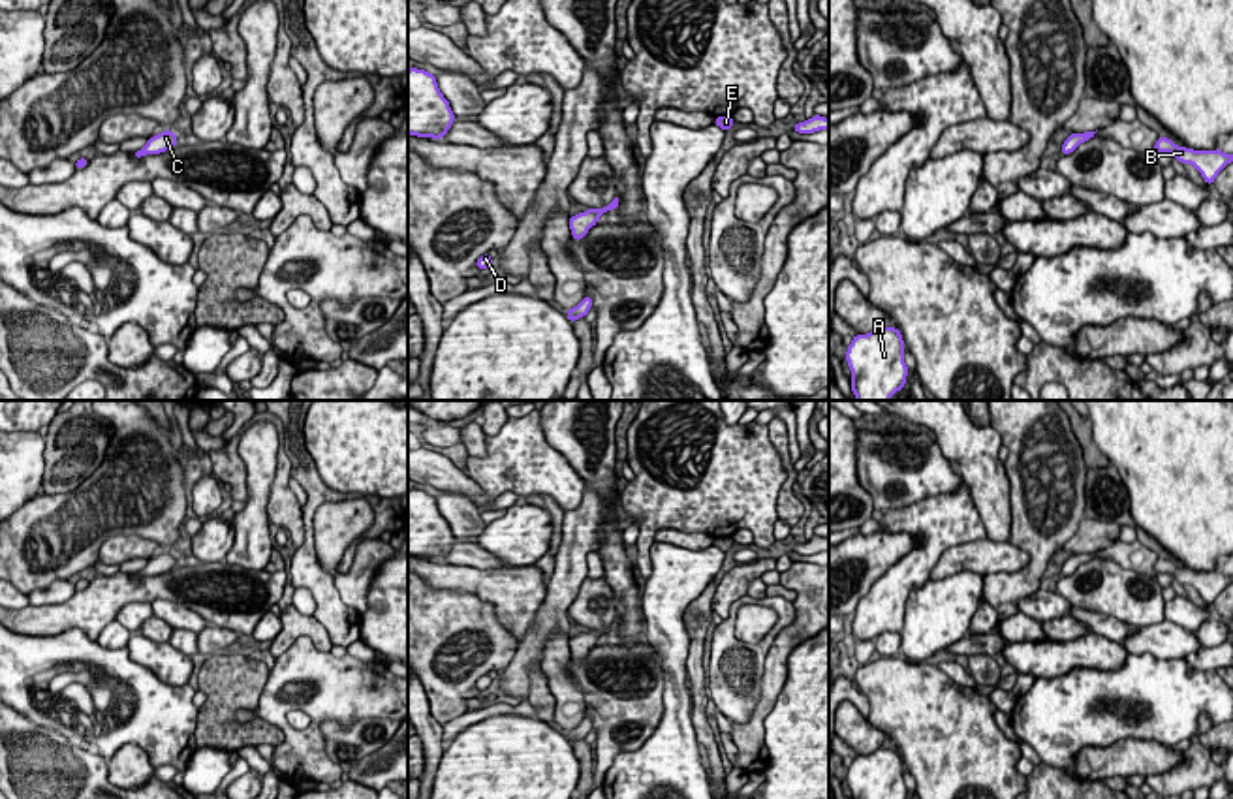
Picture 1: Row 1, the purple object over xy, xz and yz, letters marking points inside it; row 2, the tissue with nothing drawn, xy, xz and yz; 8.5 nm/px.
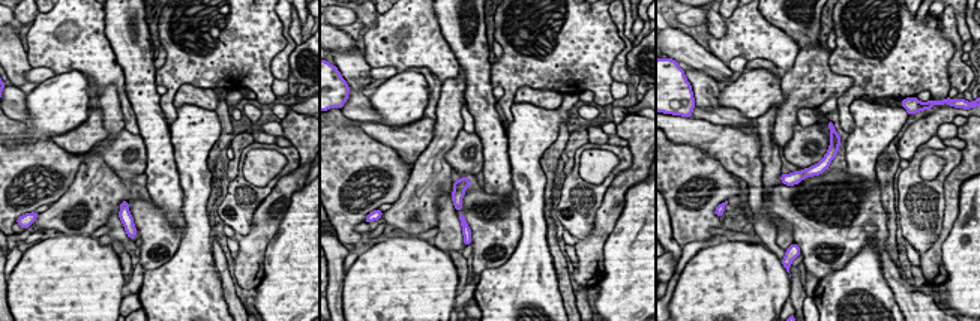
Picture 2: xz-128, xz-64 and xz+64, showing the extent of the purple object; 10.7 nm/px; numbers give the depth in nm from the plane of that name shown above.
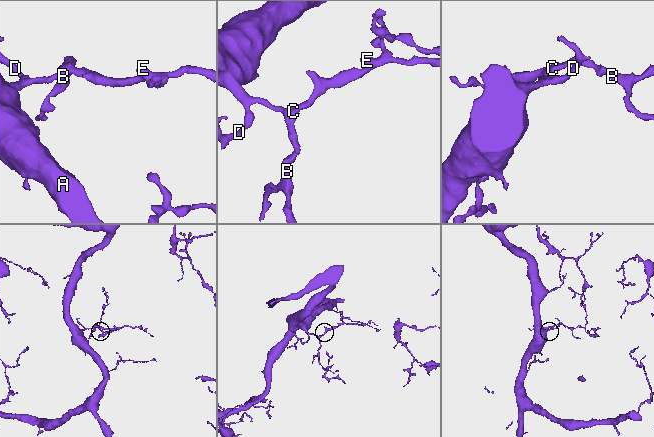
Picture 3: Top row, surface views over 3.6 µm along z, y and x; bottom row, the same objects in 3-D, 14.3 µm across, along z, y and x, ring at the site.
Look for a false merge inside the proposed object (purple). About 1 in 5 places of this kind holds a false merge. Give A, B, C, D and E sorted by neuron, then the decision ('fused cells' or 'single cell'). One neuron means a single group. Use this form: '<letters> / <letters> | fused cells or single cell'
A B C D E | single cell

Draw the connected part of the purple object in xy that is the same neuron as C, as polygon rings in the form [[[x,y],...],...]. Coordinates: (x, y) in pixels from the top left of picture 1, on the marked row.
[[[164,130],[162,133],[148,137],[147,145],[141,150],[133,152],[133,158],[160,154],[169,150],[171,147],[177,147],[177,133]]]

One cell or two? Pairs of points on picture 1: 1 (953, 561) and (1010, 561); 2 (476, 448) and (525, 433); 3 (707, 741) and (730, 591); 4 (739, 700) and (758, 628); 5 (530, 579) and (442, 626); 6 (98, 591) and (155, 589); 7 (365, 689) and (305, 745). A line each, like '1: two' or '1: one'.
1: one
2: two
3: two
4: two
5: two
6: one
7: one

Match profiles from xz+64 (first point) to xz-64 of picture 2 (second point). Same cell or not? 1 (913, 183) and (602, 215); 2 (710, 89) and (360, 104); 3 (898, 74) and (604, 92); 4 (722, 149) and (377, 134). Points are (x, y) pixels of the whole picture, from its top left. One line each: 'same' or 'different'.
1: different
2: different
3: same
4: same

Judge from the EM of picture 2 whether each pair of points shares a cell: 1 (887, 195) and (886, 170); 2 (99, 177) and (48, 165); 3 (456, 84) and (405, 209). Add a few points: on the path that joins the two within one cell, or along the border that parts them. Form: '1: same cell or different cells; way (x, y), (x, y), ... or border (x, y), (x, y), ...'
1: same cell; way (887, 189), (886, 176)
2: different cells; border (90, 150), (71, 186), (56, 200)
3: same cell; way (449, 116), (429, 177)

